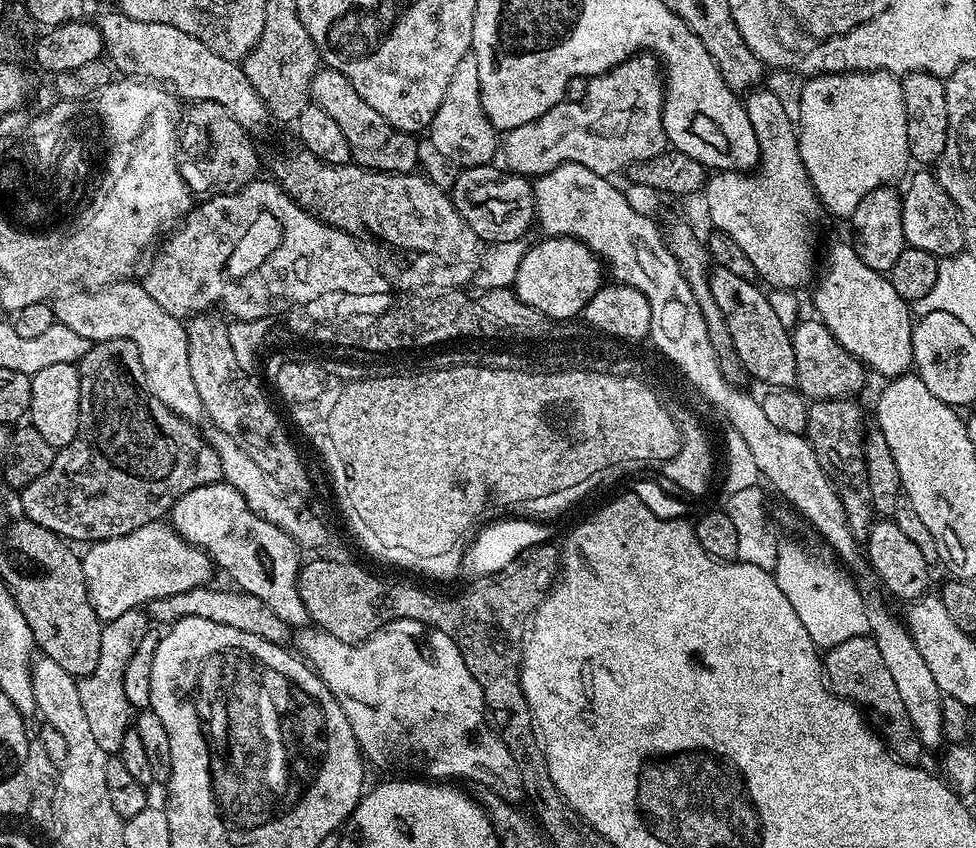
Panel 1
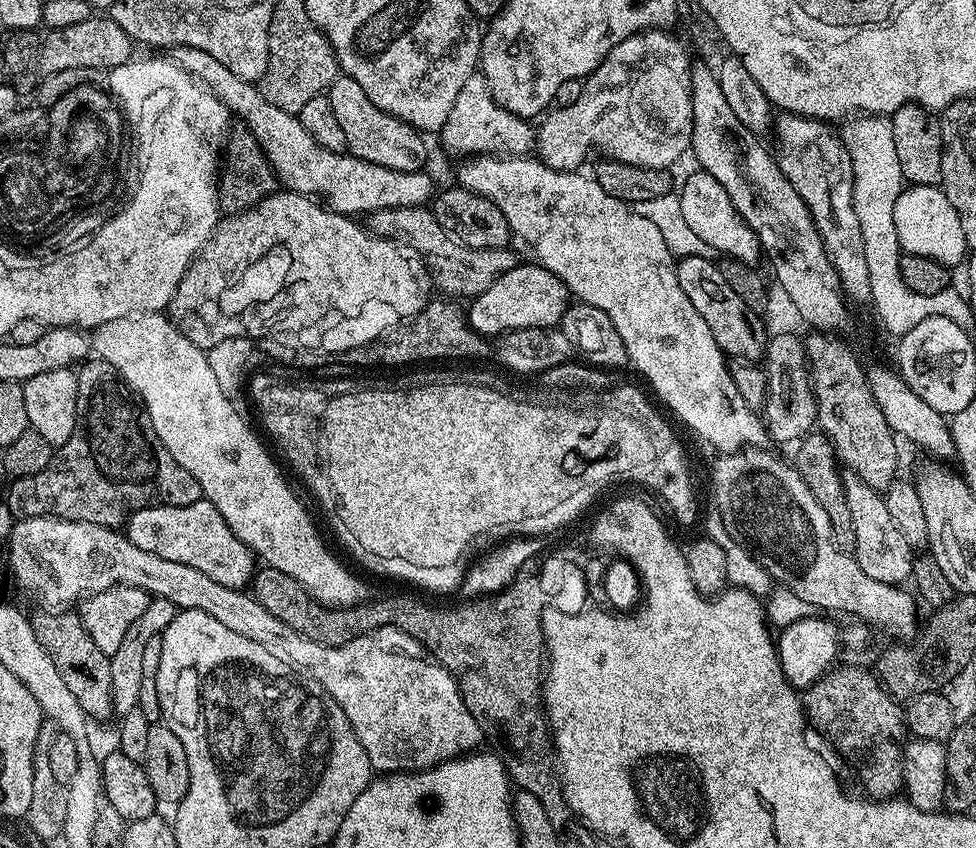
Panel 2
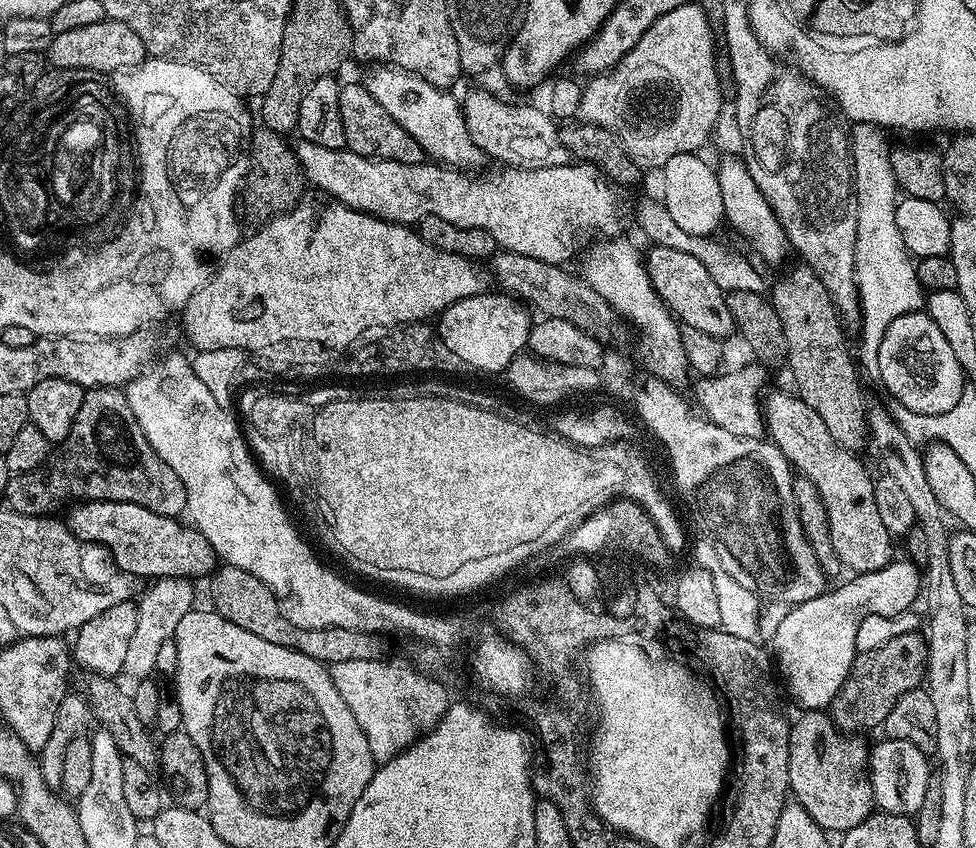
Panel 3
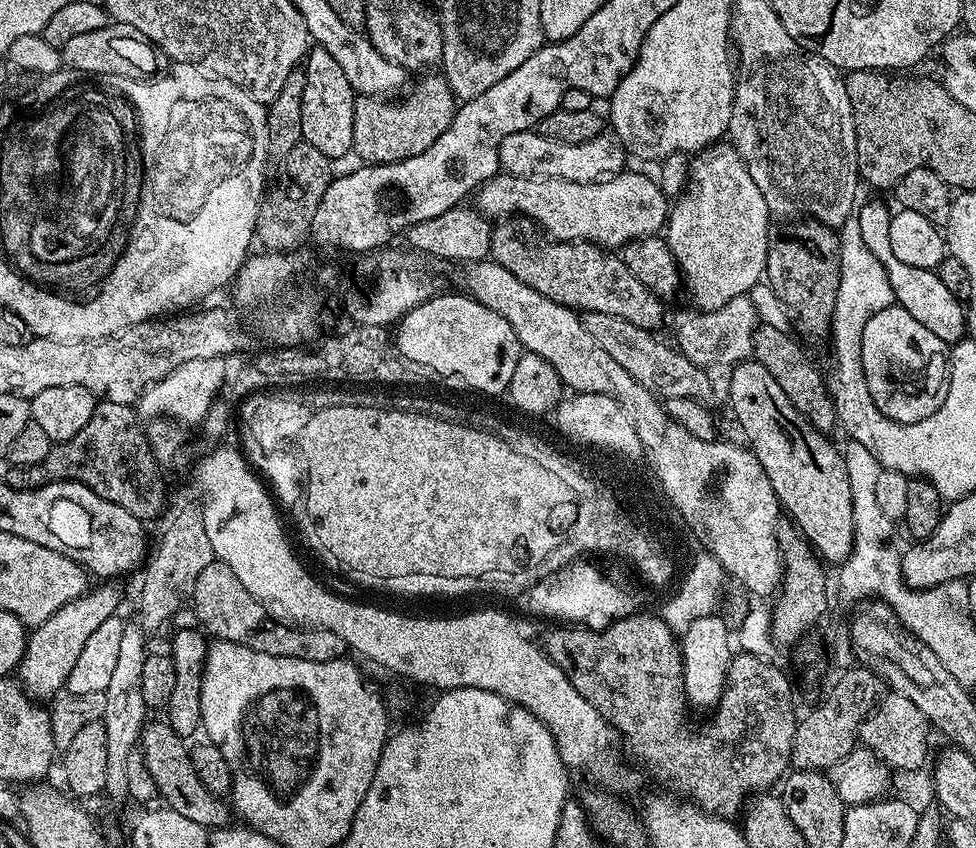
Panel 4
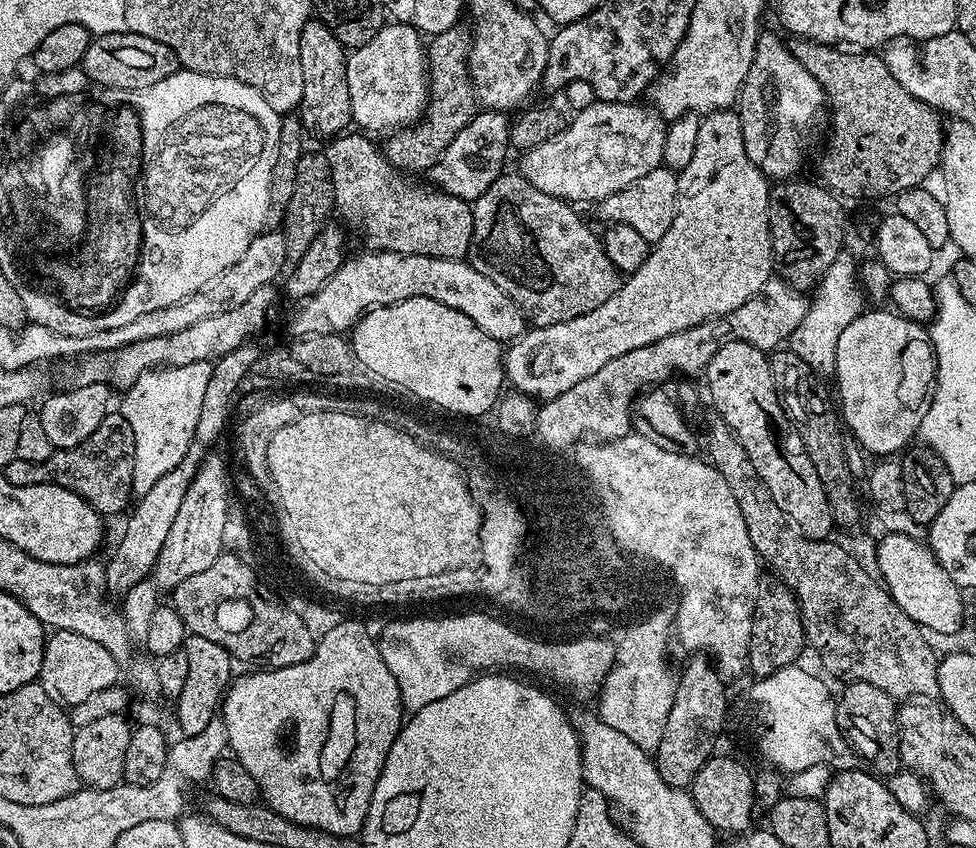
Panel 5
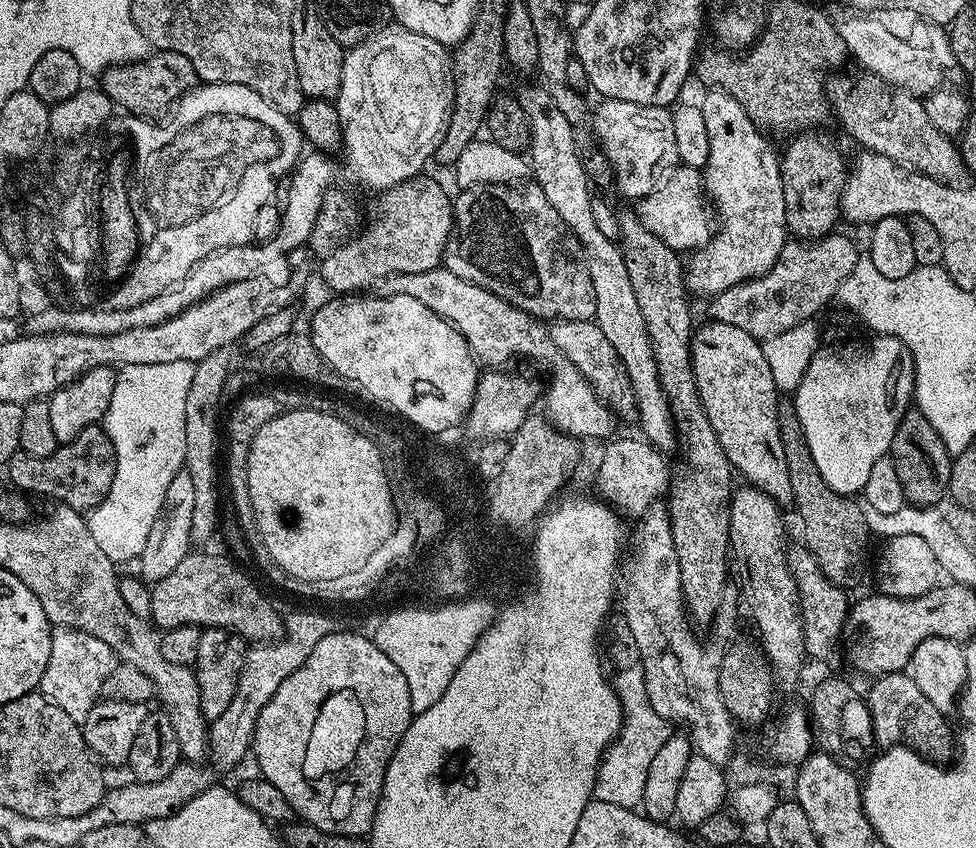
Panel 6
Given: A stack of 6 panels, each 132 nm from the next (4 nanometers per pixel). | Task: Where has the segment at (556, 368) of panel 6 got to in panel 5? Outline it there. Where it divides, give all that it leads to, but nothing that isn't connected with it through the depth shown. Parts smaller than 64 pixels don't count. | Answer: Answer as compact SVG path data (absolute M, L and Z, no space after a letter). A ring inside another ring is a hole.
M361 251L361 256L349 255L339 270L328 279L324 288L299 305L292 316L292 332L296 338L308 334L344 334L356 327L361 316L369 308L381 308L397 304L406 298L434 298L442 306L462 310L470 322L474 322L490 338L511 342L525 331L526 317L508 295L486 274L478 274L467 259L451 260L422 254L398 254L397 252Z

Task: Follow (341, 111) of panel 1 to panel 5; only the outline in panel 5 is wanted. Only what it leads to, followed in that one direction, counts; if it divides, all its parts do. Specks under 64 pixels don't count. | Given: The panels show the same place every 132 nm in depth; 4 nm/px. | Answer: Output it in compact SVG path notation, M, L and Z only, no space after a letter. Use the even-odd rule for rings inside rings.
M457 26L450 30L435 33L427 41L428 79L430 91L428 107L422 119L411 125L393 131L382 144L382 155L408 174L424 174L433 168L440 156L454 142L454 134L472 121L478 111L476 92L472 89L472 80L468 76L468 55L472 45L472 30L468 26Z

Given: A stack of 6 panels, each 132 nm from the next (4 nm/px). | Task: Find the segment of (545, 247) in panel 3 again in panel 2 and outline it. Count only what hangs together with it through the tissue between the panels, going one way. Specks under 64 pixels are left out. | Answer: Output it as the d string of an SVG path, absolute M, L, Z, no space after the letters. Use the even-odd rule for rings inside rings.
M181 48L178 62L195 80L211 88L215 96L228 107L229 113L234 114L235 119L237 116L243 127L254 134L258 146L262 146L266 158L272 163L277 181L287 191L313 198L319 197L321 192L328 196L327 203L335 211L353 218L359 217L359 212L367 214L387 208L418 208L433 199L432 180L427 171L386 170L386 166L374 166L357 156L348 155L347 151L331 152L326 150L326 146L318 146L318 142L306 134L306 126L302 126L297 113L278 110L274 102L266 102L253 81L238 78L238 74L226 70L218 58L212 58L204 50Z

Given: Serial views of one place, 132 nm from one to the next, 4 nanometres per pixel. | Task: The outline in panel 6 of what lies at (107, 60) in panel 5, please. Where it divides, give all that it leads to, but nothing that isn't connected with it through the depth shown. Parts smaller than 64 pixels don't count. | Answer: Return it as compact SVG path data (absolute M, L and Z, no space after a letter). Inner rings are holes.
M153 51L151 54L143 57L135 64L117 64L115 68L107 68L102 74L102 89L112 100L113 105L120 104L125 113L134 116L143 116L145 118L156 118L159 112L167 113L179 101L180 97L185 96L189 90L197 87L198 77L194 66L190 66L190 58L186 58L177 52Z

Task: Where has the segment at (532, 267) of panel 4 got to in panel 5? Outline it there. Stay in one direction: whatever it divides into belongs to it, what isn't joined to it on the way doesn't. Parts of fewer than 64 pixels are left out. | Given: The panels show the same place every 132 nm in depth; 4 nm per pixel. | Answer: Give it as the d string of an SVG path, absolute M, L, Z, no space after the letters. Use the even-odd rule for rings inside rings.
M508 175L499 176L486 194L471 201L474 230L468 263L505 292L535 327L598 310L622 283L621 273L606 258L601 237L584 225L569 201L542 194L524 176Z

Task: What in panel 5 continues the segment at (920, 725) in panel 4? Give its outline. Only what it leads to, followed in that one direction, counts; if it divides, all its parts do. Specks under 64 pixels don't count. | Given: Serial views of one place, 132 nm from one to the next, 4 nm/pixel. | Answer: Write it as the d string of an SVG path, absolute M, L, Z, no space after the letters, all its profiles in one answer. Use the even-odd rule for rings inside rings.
M854 680L843 685L836 703L837 724L841 734L853 745L865 765L881 778L891 778L901 771L900 726L896 723L897 701L870 682Z

